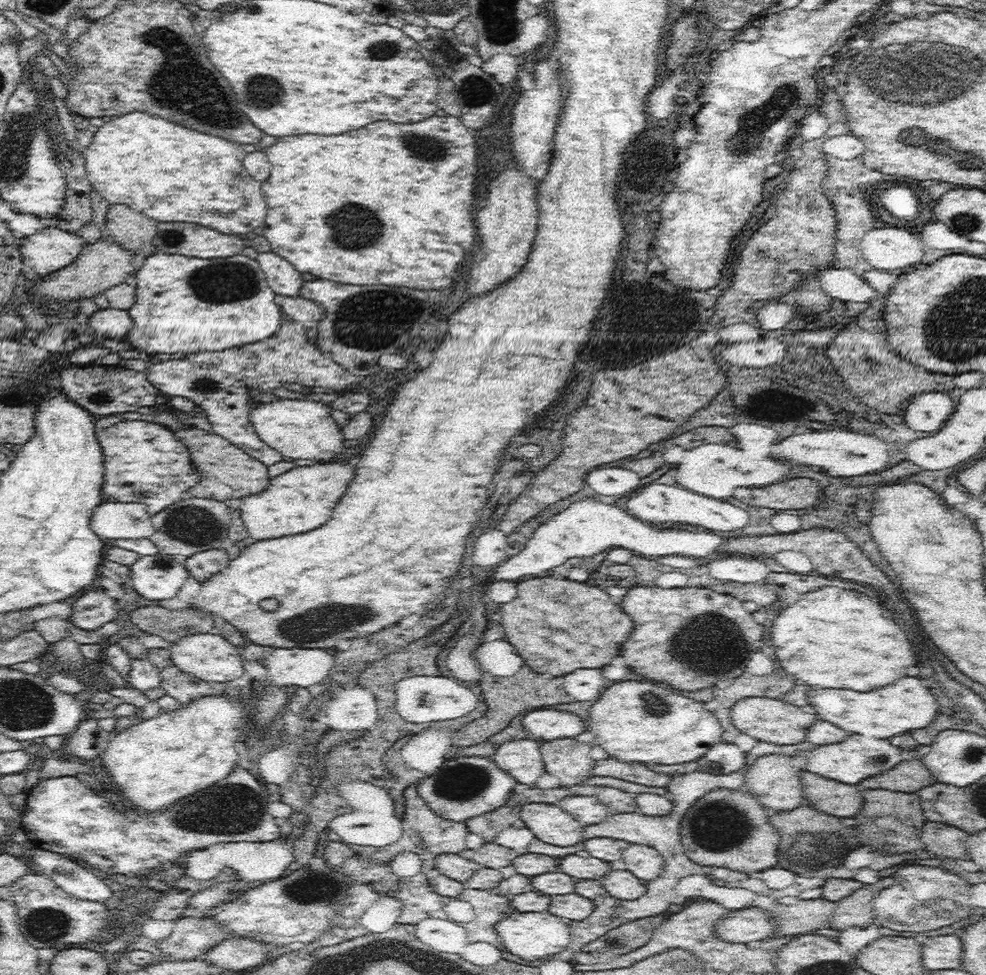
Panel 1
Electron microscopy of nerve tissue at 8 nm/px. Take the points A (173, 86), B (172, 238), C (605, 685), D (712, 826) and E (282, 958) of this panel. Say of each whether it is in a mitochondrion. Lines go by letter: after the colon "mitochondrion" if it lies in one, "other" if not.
A: mitochondrion
B: mitochondrion
C: other
D: mitochondrion
E: other

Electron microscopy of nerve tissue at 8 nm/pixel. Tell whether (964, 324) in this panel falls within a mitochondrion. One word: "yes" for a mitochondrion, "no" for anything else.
yes

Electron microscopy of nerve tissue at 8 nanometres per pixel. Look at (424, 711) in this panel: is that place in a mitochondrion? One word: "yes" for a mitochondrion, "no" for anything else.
no

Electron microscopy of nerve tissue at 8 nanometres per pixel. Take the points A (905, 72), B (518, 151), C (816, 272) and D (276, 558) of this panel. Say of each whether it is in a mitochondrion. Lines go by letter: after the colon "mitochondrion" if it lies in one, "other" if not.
A: mitochondrion
B: other
C: other
D: other

